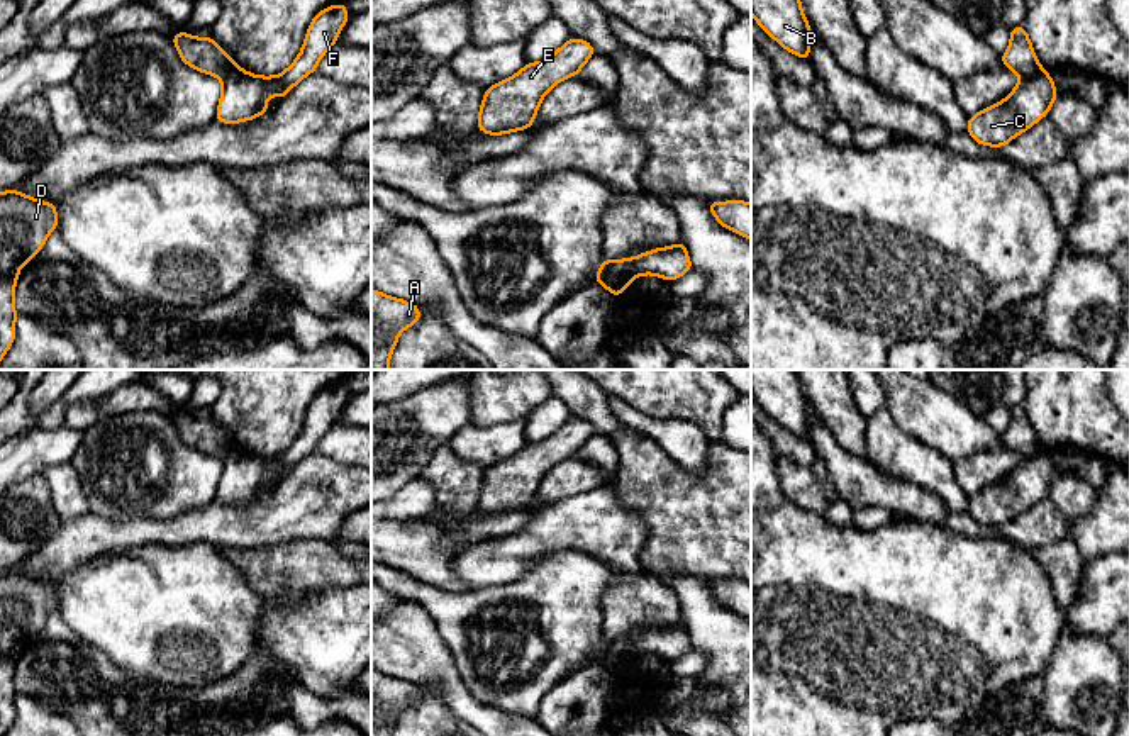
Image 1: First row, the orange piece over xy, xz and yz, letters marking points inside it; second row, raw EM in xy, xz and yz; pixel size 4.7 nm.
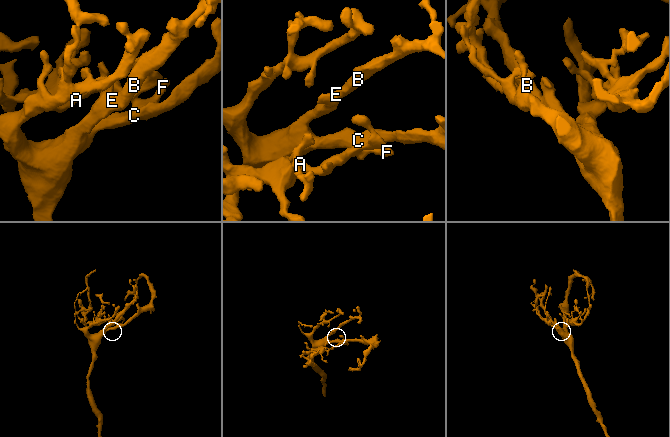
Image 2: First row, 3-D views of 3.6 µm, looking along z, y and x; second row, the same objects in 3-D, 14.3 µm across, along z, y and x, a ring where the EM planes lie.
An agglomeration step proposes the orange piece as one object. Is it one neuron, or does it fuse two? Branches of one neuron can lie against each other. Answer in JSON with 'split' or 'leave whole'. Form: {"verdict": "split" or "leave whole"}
{"verdict": "split"}

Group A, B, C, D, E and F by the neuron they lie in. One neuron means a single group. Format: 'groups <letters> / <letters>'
groups A / B C D E F

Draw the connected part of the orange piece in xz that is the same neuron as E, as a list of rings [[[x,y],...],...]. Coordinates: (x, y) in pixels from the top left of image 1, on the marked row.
[[[571,37],[554,54],[527,63],[519,73],[485,90],[476,131],[490,136],[534,125],[544,95],[559,81],[576,76],[595,54],[588,41]]]

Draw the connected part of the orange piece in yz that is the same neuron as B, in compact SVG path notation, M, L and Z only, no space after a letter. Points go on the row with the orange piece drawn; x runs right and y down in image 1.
M751 0L758 25L792 54L810 61L810 25L800 0Z

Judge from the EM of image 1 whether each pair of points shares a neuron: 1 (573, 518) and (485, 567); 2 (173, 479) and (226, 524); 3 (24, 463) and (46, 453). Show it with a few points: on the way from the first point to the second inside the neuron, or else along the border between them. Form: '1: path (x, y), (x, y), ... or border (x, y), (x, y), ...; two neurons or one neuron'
1: path (551, 528), (507, 558); one neuron
2: border (214, 499), (165, 519); two neurons
3: path (29, 458), (34, 453), (41, 453); one neuron

